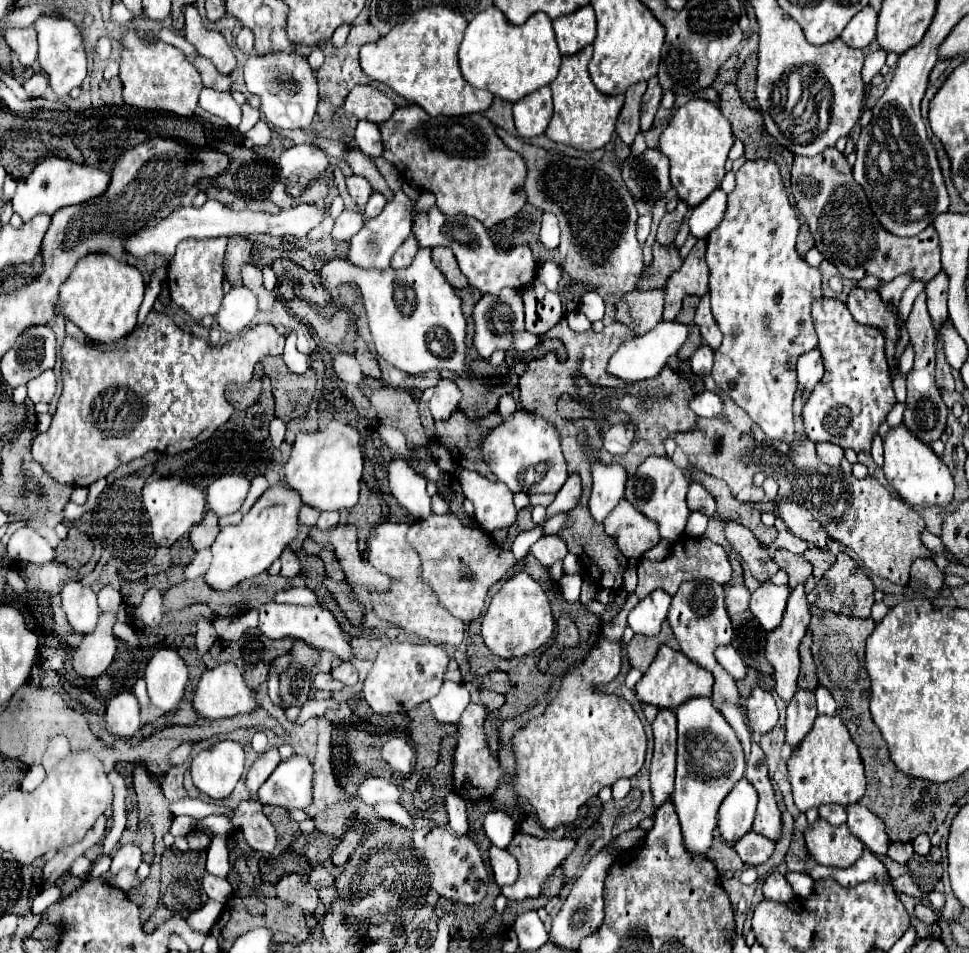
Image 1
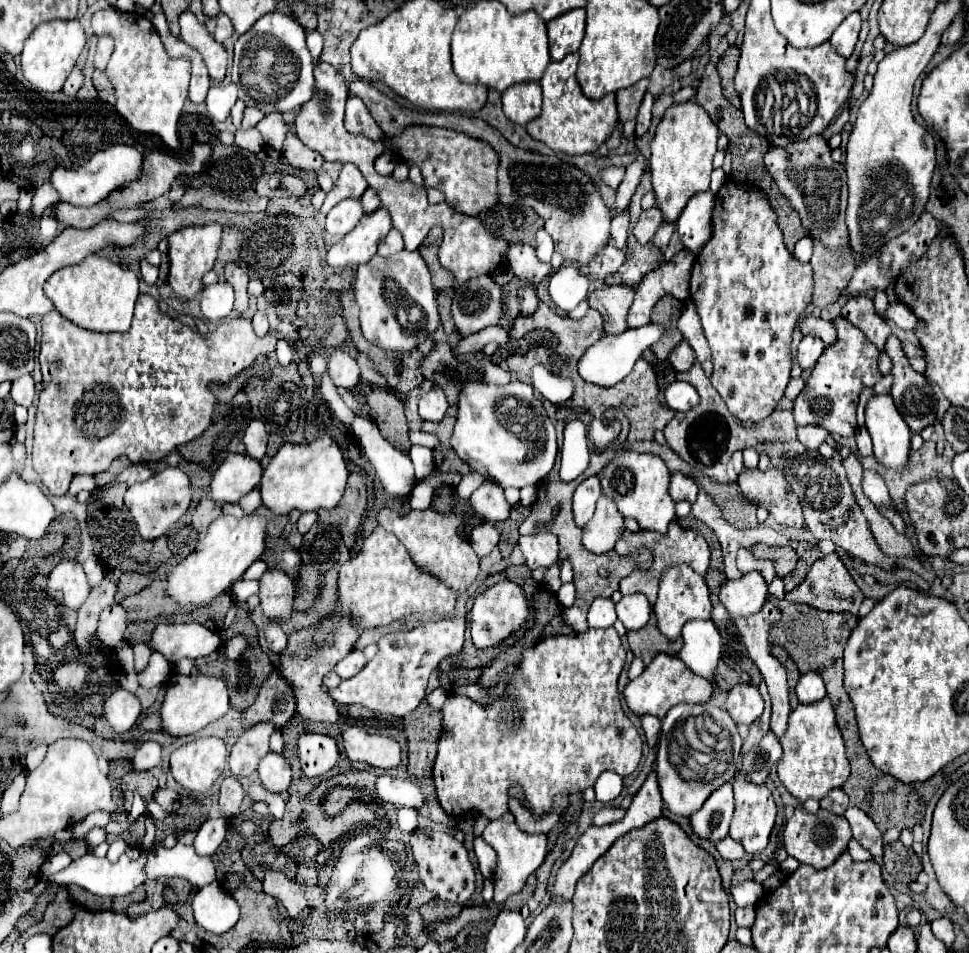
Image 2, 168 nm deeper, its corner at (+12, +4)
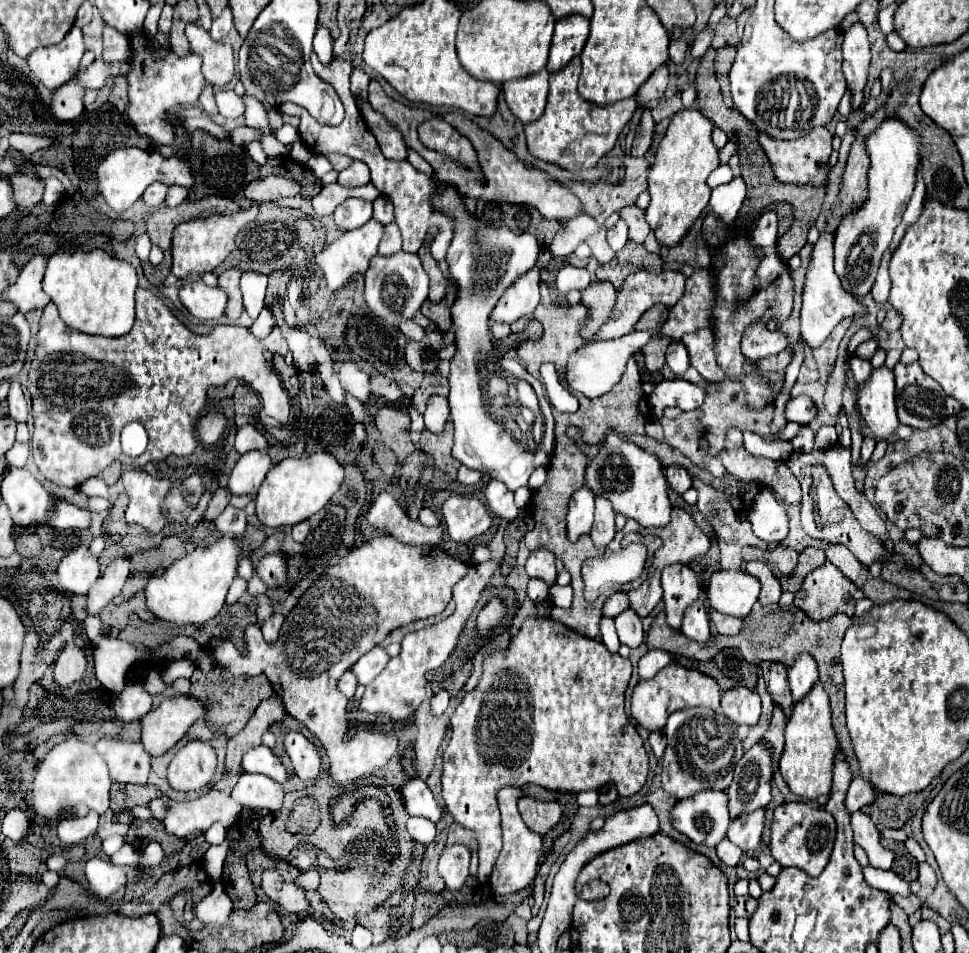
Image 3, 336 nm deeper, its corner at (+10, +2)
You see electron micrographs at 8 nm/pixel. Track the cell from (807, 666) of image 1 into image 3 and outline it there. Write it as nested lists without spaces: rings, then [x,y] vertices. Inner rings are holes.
[[[761,662],[761,672],[767,682],[767,690],[771,698],[783,708],[785,716],[791,716],[793,710],[793,696],[789,696],[789,682],[787,682],[787,666],[779,662]]]

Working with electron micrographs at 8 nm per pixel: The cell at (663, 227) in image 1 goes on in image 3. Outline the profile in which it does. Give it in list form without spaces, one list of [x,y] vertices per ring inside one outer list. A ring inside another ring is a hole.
[[[625,206],[625,208],[619,210],[619,214],[629,226],[629,240],[633,240],[637,244],[643,244],[647,234],[651,232],[651,226],[645,220],[645,212],[637,206]]]

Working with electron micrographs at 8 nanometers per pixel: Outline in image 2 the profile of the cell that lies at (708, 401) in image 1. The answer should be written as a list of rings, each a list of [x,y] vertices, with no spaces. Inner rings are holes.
[[[671,382],[665,390],[665,398],[669,400],[669,408],[677,412],[687,412],[699,402],[699,394],[689,382]]]

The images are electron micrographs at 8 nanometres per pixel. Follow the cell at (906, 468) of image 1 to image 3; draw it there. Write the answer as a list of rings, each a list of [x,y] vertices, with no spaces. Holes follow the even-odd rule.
[[[885,366],[873,370],[869,382],[861,388],[857,406],[863,422],[881,440],[891,440],[899,428],[897,406],[895,406],[895,378]]]

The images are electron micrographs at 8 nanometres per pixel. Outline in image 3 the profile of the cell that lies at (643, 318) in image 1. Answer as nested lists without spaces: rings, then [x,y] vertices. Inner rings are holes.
[[[591,282],[581,292],[581,302],[589,308],[587,324],[581,328],[581,336],[587,342],[593,342],[597,330],[609,320],[615,300],[617,300],[617,290],[611,286],[611,282]]]

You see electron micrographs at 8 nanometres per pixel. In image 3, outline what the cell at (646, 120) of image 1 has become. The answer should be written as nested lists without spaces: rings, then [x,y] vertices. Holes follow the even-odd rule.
[[[643,108],[641,124],[639,124],[639,138],[637,138],[635,148],[631,150],[633,156],[645,156],[645,154],[647,154],[647,150],[649,150],[649,146],[651,146],[651,140],[653,140],[653,130],[655,130],[655,122],[653,122],[651,110]]]

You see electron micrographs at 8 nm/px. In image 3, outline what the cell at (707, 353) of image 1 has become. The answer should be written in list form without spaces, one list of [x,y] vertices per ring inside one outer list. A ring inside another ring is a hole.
[[[675,340],[669,348],[667,348],[667,366],[681,376],[687,368],[689,368],[689,352],[685,350],[685,344],[681,340]]]

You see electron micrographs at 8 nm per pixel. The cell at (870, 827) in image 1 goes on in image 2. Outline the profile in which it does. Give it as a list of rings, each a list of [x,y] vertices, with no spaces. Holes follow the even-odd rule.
[[[847,808],[845,818],[851,826],[853,838],[863,848],[867,848],[873,854],[873,858],[881,858],[883,856],[883,840],[881,840],[881,832],[875,826],[875,822],[859,808]]]

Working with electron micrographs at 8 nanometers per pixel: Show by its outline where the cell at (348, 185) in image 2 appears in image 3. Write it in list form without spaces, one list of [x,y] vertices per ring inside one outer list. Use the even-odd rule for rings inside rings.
[[[353,162],[349,168],[345,168],[343,172],[339,172],[339,178],[337,178],[337,184],[345,186],[345,188],[367,186],[369,182],[371,182],[369,168],[363,162]]]

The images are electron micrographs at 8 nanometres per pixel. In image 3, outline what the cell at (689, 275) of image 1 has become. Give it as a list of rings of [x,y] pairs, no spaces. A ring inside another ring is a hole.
[[[663,270],[659,274],[653,272],[635,272],[631,276],[627,276],[623,288],[619,290],[619,298],[617,304],[611,312],[611,318],[607,320],[607,324],[603,324],[603,328],[597,334],[597,340],[611,340],[611,338],[621,338],[623,334],[629,334],[635,330],[635,324],[639,322],[639,318],[655,304],[665,304],[665,306],[673,306],[681,294],[683,294],[683,286],[685,286],[685,274],[681,270]]]

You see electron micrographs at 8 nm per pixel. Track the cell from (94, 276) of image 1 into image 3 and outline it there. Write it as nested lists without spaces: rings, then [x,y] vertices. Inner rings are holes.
[[[97,248],[91,252],[55,252],[43,278],[45,294],[55,302],[61,318],[75,330],[97,336],[125,336],[135,322],[137,272],[125,262]]]

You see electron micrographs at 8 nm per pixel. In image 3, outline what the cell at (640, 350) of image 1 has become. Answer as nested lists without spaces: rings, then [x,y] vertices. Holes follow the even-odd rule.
[[[631,332],[617,340],[601,340],[601,342],[587,342],[583,348],[575,350],[567,362],[567,382],[569,388],[575,392],[585,394],[587,398],[599,398],[609,392],[623,376],[627,360],[633,358],[637,350],[641,350],[651,336],[647,332]]]

